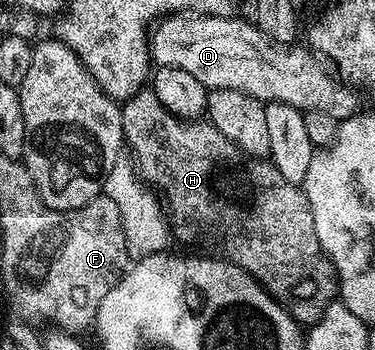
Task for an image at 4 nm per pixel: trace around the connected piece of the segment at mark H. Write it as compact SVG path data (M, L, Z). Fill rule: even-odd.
M143 87L139 89L136 95L121 102L120 108L122 110L122 135L125 144L128 146L129 152L130 149L134 152L132 161L137 172L151 186L158 185L159 190L157 189L157 192L164 198L164 209L168 214L168 224L172 230L173 240L183 241L186 245L203 245L206 248L203 250L213 251L236 267L248 271L248 275L255 277L294 316L299 326L309 327L317 323L320 315L324 315L327 307L338 297L338 274L334 271L333 263L326 258L326 252L320 247L320 239L316 239L316 223L312 219L312 207L308 203L305 192L299 186L288 183L288 179L284 179L284 175L280 175L280 171L276 171L276 167L271 165L269 160L250 157L244 151L237 149L231 141L224 139L224 135L220 135L220 131L216 131L216 127L210 124L209 120L182 121L180 118L172 116L164 107L164 103L160 103L160 99L156 99L153 88Z

